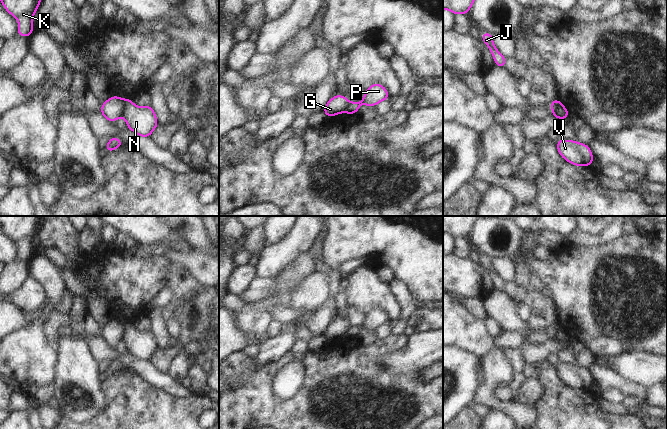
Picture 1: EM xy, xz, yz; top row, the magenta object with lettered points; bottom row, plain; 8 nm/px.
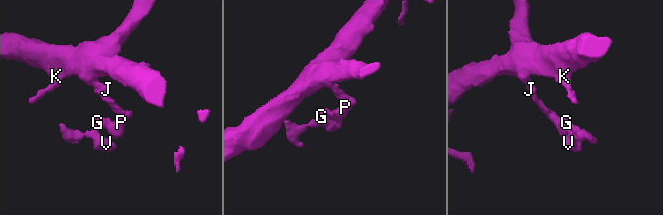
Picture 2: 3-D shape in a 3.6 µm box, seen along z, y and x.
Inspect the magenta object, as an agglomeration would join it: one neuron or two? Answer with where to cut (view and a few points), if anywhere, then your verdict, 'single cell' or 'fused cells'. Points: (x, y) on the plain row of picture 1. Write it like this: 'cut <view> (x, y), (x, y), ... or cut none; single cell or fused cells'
cut xy (124, 323), (120, 339); fused cells

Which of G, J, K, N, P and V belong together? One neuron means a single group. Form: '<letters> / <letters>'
G V / J K N P

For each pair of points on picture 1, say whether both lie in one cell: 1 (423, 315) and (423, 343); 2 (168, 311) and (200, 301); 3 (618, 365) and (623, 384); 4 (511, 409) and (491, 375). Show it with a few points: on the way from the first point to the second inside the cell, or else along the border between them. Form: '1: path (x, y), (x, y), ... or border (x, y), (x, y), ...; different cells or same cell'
1: border (432, 329), (417, 331), (407, 337); different cells
2: border (171, 301), (175, 304), (177, 311); different cells
3: border (608, 366), (623, 377), (643, 384); different cells
4: path (501, 406), (491, 397), (491, 385); same cell

